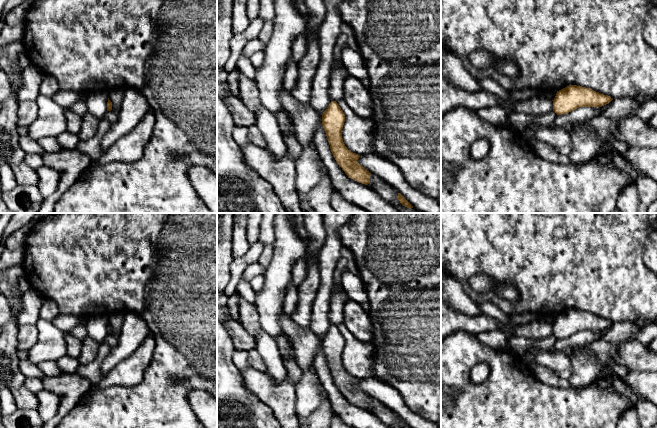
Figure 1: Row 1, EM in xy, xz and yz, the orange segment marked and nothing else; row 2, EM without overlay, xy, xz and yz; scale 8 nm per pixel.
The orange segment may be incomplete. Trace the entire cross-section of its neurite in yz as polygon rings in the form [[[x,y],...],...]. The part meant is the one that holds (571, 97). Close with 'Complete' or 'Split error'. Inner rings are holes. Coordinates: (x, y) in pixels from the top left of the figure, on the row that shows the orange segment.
[[[569,85],[557,91],[553,101],[553,111],[557,115],[567,114],[579,107],[602,107],[613,98],[590,88]]]. Complete

